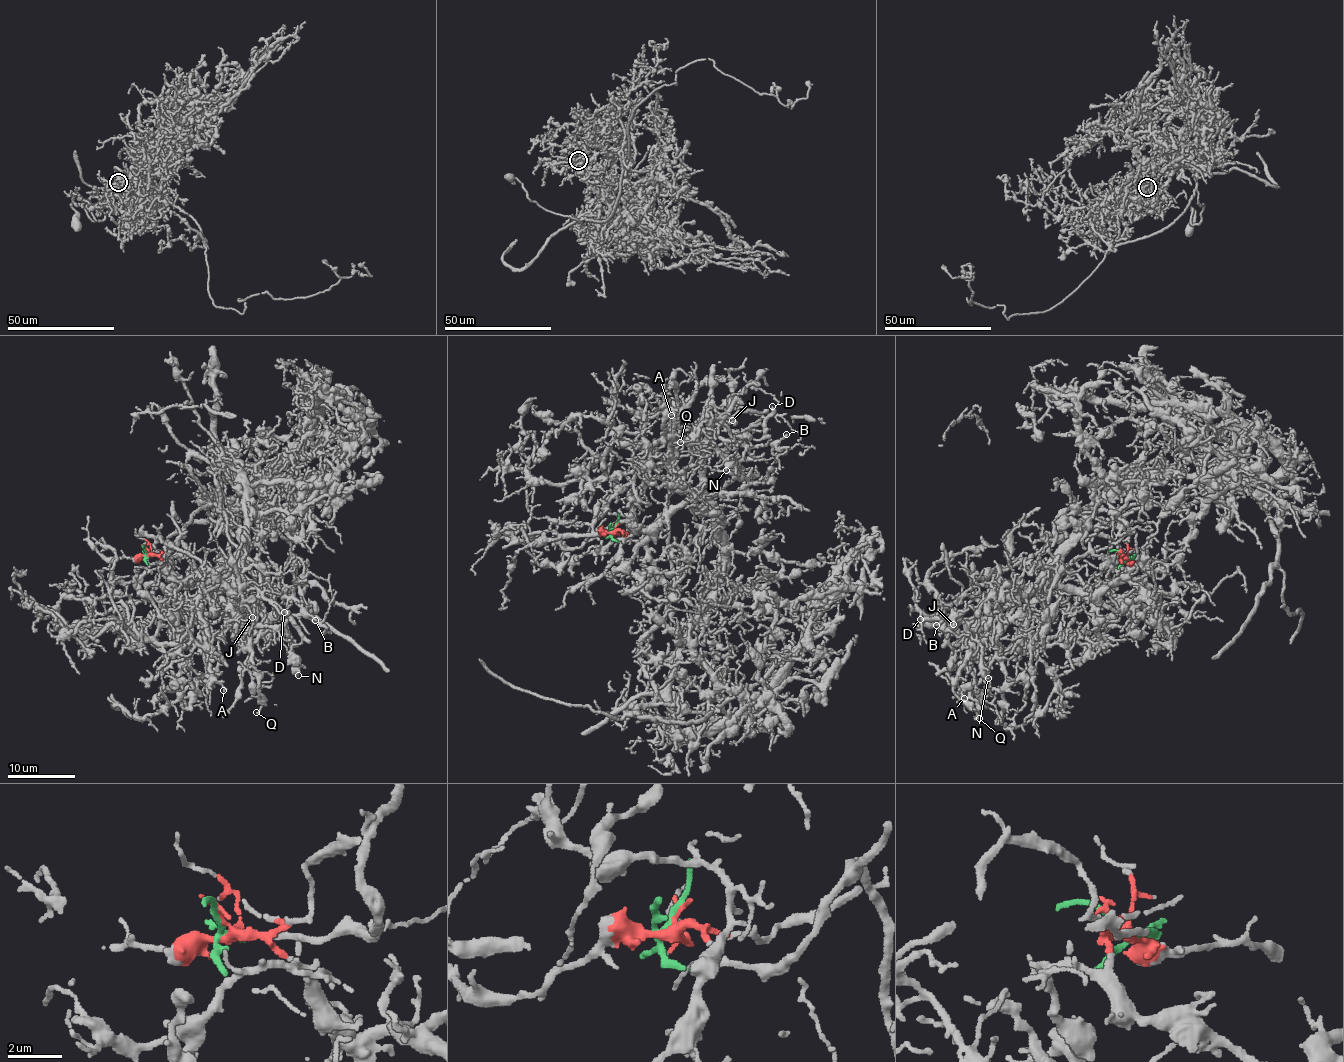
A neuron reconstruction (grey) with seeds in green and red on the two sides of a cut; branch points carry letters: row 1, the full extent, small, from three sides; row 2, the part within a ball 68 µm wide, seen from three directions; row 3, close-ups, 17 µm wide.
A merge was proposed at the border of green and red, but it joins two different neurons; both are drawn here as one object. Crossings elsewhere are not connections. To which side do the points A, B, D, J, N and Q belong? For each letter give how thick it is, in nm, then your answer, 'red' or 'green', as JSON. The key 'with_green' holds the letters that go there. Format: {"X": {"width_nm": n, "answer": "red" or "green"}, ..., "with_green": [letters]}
{"A": {"width_nm": 160, "answer": "red"}, "B": {"width_nm": 160, "answer": "red"}, "D": {"width_nm": 340, "answer": "green"}, "J": {"width_nm": 180, "answer": "red"}, "N": {"width_nm": 280, "answer": "red"}, "Q": {"width_nm": 110, "answer": "red"}, "with_green": ["D"]}

